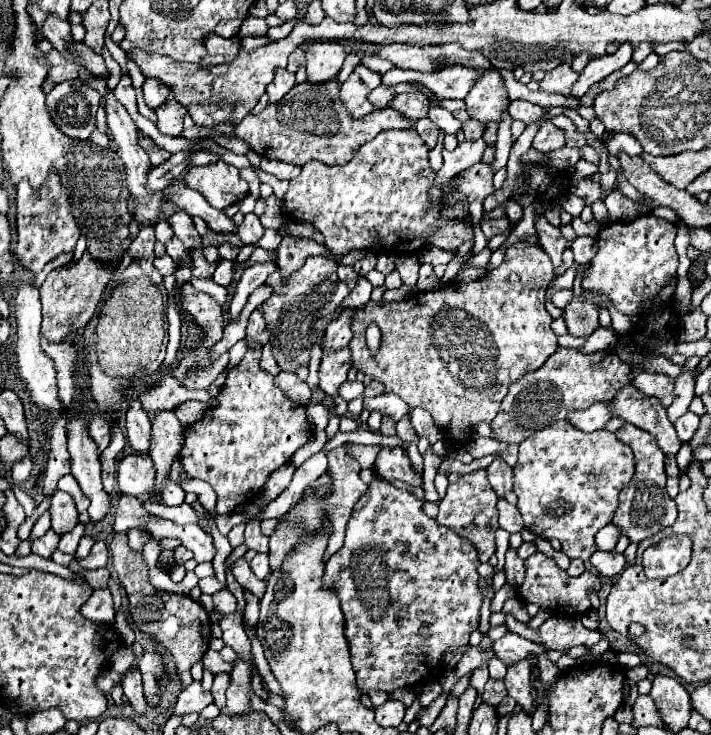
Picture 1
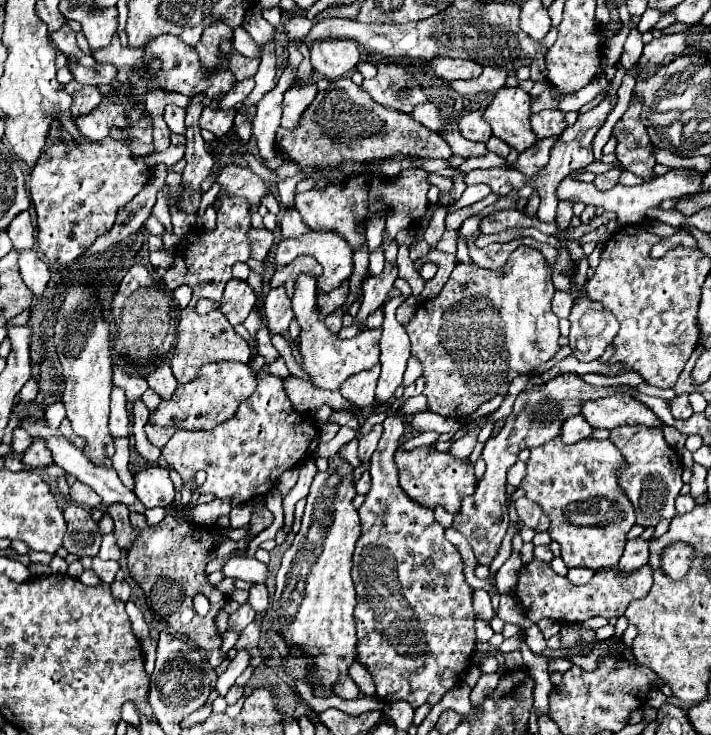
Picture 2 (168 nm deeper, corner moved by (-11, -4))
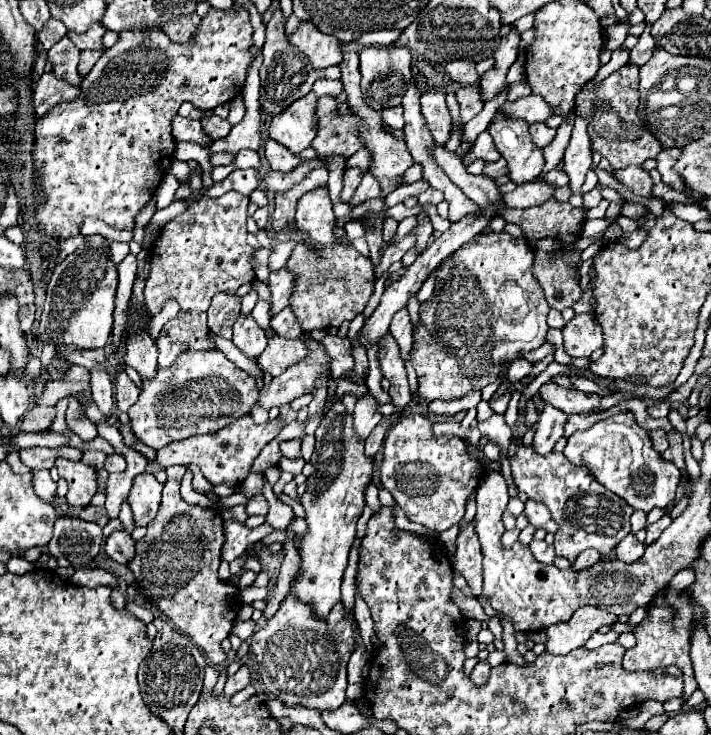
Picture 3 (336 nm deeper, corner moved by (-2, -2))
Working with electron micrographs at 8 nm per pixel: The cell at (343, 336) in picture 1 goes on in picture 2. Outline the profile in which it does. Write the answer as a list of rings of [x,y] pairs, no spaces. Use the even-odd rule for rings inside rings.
[[[386,261],[386,267],[380,275],[376,277],[364,277],[364,285],[362,285],[362,305],[358,309],[358,315],[354,317],[352,325],[350,327],[342,327],[340,329],[340,337],[342,339],[348,339],[348,337],[354,337],[362,331],[362,325],[366,323],[366,319],[384,303],[384,299],[388,297],[388,293],[392,291],[394,287],[394,279],[398,277],[398,267],[390,265]]]

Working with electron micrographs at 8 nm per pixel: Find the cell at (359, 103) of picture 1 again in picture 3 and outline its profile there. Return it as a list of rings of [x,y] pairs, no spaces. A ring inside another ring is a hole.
[[[365,47],[359,53],[361,65],[361,89],[367,105],[377,111],[401,105],[407,83],[411,81],[411,51],[405,47]]]

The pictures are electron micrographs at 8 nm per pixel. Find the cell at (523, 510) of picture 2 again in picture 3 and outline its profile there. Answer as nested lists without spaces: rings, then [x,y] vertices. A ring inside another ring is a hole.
[[[527,501],[525,503],[525,515],[529,517],[529,523],[535,525],[535,527],[543,527],[547,529],[549,533],[555,533],[559,529],[559,525],[551,519],[551,513],[549,509],[543,505],[543,503],[537,503],[537,501]]]

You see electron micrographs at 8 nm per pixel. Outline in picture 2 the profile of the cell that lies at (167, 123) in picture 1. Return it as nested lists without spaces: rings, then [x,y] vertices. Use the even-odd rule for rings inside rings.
[[[204,107],[202,115],[200,115],[200,127],[212,131],[212,133],[216,135],[216,139],[220,139],[220,137],[224,137],[224,135],[232,129],[232,125],[234,125],[234,115],[236,115],[236,113],[238,113],[236,109],[224,111],[224,109]]]

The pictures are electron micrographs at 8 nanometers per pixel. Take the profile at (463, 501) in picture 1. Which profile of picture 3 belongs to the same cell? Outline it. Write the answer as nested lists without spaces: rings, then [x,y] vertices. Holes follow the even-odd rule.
[[[469,523],[457,537],[457,551],[453,555],[453,569],[465,577],[469,583],[473,597],[479,599],[483,579],[481,579],[481,547],[477,535],[473,531],[473,523]]]

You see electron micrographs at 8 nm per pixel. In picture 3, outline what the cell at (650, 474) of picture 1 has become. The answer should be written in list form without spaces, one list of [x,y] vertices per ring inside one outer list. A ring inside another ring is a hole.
[[[631,411],[617,413],[609,419],[595,423],[587,431],[573,433],[567,439],[563,455],[573,465],[589,467],[593,477],[603,487],[617,493],[635,511],[649,513],[655,507],[663,509],[675,499],[675,491],[679,485],[679,469],[659,457],[659,453],[651,445],[649,433],[635,423],[635,415]]]

